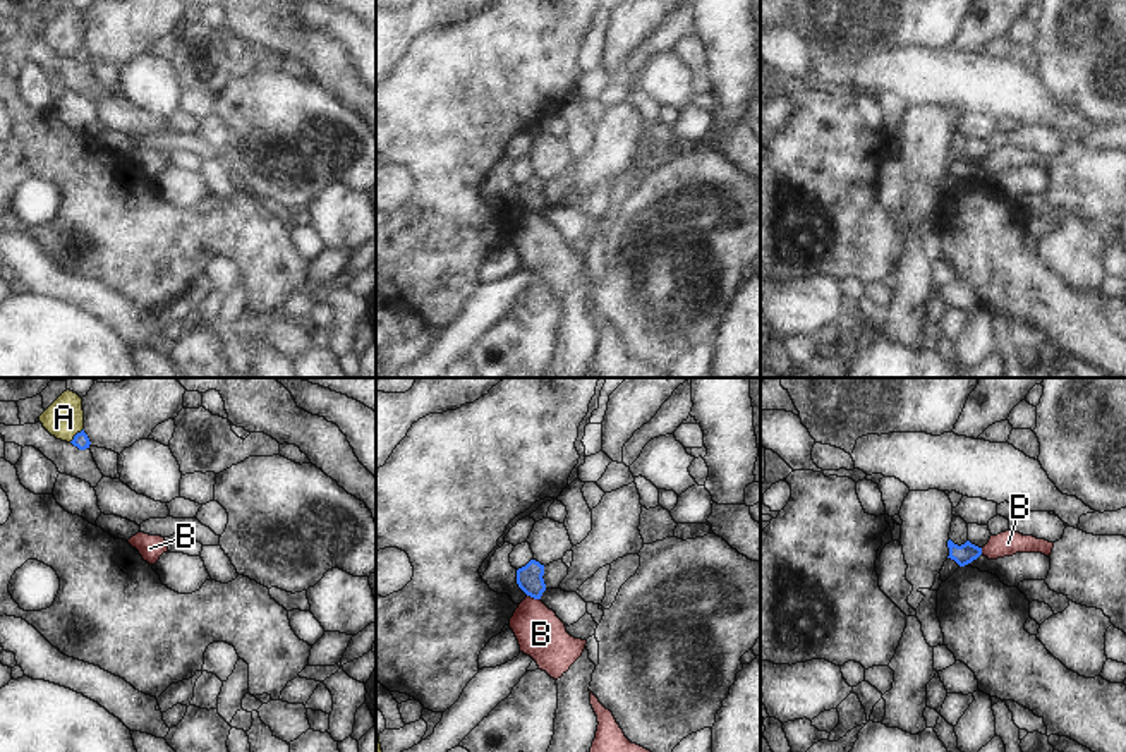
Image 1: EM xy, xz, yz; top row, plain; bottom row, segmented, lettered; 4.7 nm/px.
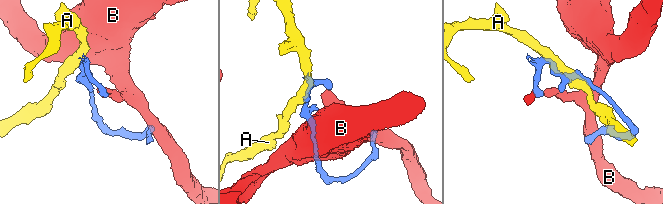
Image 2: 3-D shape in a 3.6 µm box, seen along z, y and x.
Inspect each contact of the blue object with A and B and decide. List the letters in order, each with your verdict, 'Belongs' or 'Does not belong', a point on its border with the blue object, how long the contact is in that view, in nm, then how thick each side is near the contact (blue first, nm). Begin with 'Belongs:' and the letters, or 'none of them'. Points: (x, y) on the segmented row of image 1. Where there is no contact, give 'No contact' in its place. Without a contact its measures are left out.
Belongs: none of them
A: Does not belong. Touches blue at xy (76, 435). Shared border 100 nm. Thickness 70 nm (blue) against 180 nm
B: Does not belong. Touches blue at xz (534, 598). Shared border 70 nm. Thickness 120 nm (blue) against 220 nm

